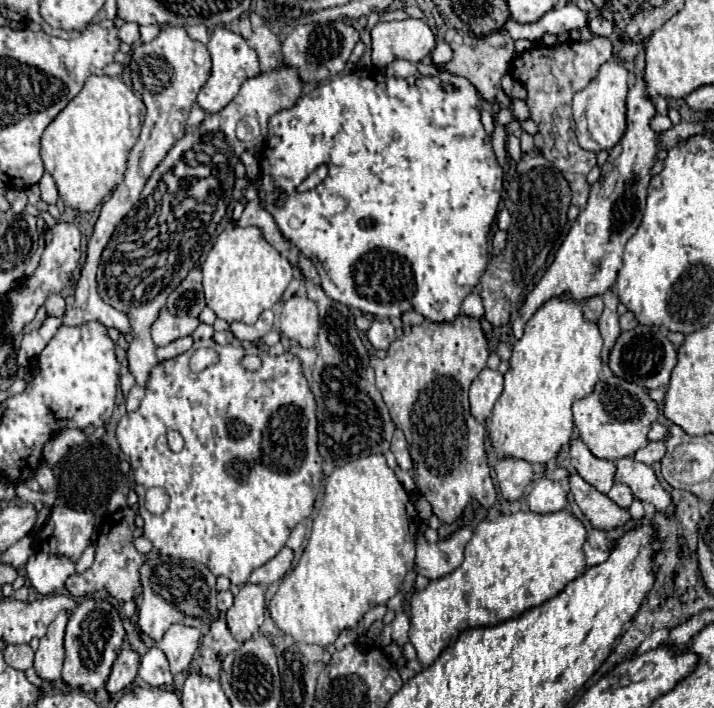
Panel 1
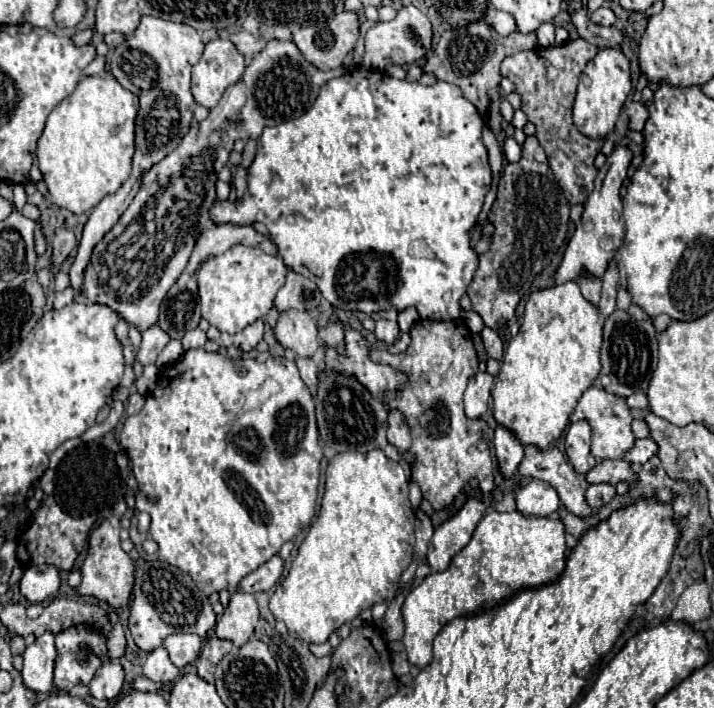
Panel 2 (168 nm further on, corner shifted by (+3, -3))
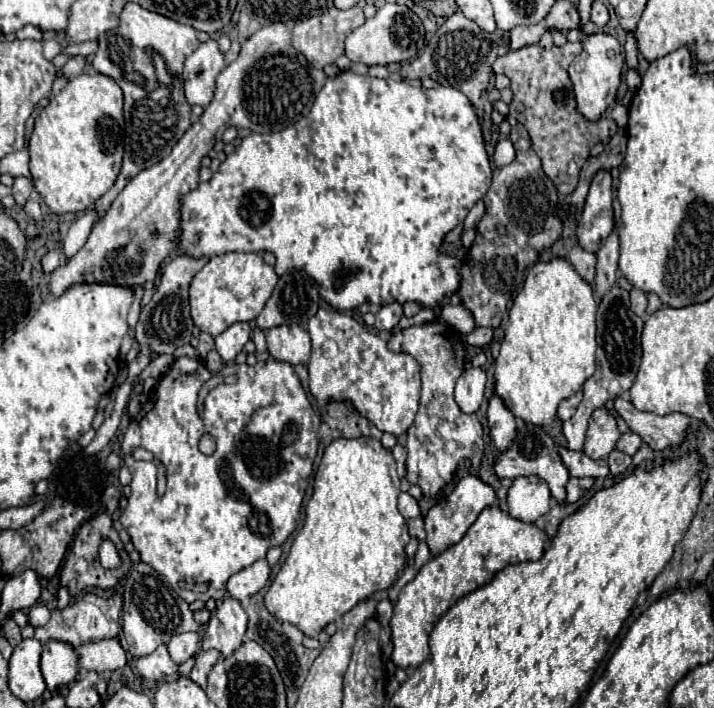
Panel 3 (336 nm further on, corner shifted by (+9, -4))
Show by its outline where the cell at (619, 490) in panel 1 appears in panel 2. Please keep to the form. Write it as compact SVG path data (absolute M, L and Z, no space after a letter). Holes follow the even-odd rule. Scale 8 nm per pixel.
M605 483L591 485L591 487L587 489L587 503L589 503L593 509L601 509L601 507L607 505L615 495L617 495L617 491L615 491L613 485L605 485Z

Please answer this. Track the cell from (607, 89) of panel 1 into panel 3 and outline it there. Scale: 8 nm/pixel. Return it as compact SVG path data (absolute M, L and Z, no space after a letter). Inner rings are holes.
M595 32L585 36L583 40L583 52L571 62L569 66L569 78L575 88L575 98L577 98L577 110L587 118L587 120L597 120L609 104L613 104L617 96L617 88L621 84L621 68L625 60L621 56L621 46L615 36L607 32Z

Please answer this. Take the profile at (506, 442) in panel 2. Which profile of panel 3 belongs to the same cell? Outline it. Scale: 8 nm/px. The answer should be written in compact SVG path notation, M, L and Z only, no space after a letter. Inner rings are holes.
M493 394L487 408L487 420L491 428L491 438L497 446L497 450L507 450L515 436L515 416L505 406L501 396Z

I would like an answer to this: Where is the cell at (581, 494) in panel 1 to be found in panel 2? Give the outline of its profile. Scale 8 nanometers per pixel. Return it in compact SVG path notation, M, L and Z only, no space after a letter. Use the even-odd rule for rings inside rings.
M533 445L525 447L525 459L519 465L519 473L553 485L561 503L577 517L595 515L595 509L591 509L585 499L585 491L589 489L585 475L575 473L573 465L559 449L553 447L549 451L539 451Z

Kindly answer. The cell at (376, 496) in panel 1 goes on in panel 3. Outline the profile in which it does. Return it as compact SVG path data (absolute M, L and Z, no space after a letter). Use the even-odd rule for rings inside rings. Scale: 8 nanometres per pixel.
M359 438L359 440L333 440L327 448L325 448L325 454L323 454L323 460L317 468L317 474L315 474L315 480L313 480L313 494L305 506L305 524L303 528L299 530L299 534L295 536L293 540L293 546L289 550L289 556L285 560L285 564L281 566L279 574L275 576L273 584L269 586L267 594L265 594L265 606L271 614L275 614L279 620L283 622L291 622L295 624L303 634L307 636L317 636L329 622L335 622L339 620L345 612L349 612L357 602L373 596L377 590L385 590L389 588L399 572L405 568L405 546L409 542L409 532L407 532L407 524L405 524L405 518L401 516L401 512L397 510L397 496L399 496L399 476L397 476L397 470L395 470L395 460L391 456L391 450L383 448L383 444L375 438Z

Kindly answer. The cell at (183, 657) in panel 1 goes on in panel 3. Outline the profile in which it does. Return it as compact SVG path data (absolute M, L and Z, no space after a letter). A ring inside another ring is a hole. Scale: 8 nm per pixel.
M185 632L171 638L167 644L169 654L175 664L183 664L185 660L193 658L199 652L199 634L197 632Z

